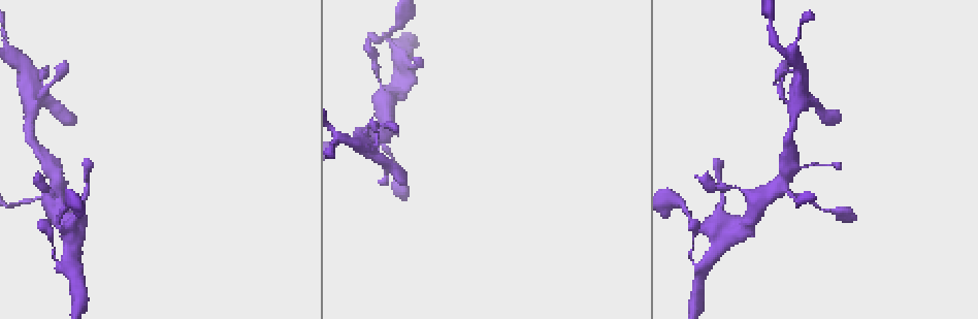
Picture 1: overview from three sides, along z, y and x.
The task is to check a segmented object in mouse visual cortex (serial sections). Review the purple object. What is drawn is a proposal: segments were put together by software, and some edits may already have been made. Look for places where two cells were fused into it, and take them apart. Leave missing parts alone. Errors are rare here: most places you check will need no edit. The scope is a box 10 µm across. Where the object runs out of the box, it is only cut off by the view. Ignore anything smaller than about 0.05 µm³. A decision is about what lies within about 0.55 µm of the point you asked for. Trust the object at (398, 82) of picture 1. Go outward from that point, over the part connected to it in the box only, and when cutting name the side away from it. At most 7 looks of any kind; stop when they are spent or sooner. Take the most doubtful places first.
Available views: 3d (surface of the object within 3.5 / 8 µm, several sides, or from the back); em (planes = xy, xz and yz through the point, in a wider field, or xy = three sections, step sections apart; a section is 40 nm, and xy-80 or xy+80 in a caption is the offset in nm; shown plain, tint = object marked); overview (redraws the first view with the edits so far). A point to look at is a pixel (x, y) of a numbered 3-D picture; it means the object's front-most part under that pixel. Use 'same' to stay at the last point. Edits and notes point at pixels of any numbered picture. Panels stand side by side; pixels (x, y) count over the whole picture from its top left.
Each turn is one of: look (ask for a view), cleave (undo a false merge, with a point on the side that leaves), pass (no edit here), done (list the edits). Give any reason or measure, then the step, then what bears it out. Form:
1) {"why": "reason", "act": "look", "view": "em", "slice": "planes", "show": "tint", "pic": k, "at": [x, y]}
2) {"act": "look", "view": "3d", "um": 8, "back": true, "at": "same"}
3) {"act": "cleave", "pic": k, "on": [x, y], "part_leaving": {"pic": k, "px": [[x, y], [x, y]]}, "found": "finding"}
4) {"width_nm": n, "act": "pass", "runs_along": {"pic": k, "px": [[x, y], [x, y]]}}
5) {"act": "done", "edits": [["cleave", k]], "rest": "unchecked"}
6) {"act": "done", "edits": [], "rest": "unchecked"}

{"why": "branch point", "act": "look", "view": "3d", "um": 8, "pic": 1, "at": [779, 183]}

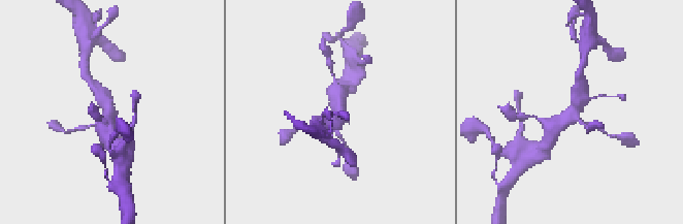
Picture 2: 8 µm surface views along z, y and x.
{"arms": 4, "arm_widths_nm": [150, 150, 450, 500], "why": "shape alone is not enough", "act": "look", "view": "em", "slice": "xy", "step": 2, "show": "tint", "at": "same"}

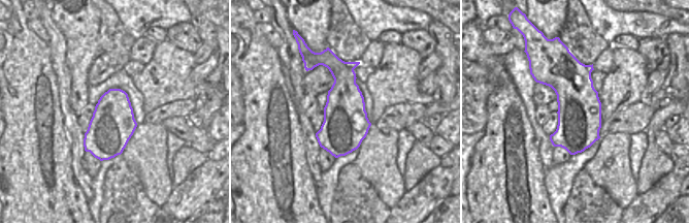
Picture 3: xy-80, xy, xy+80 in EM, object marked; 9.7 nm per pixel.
{"width_nm": 440, "act": "pass", "runs_along": {"pic": 2, "px": [[551, 136], [578, 104], [582, 89]]}, "found": "all the same cell"}

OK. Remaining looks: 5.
{"why": "sharp bend", "act": "look", "view": "3d", "um": 3.5, "pic": 1, "at": [33, 98]}

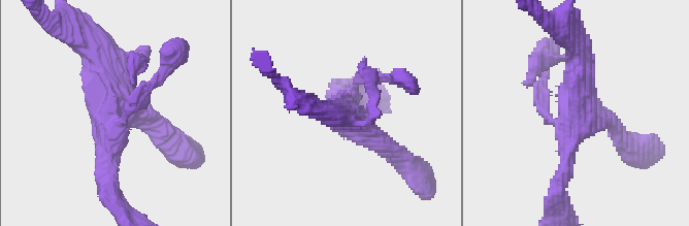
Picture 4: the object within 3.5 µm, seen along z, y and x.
{"arms": 4, "arm_widths_nm": [200, 250, 250, 350], "act": "look", "view": "em", "slice": "xy", "step": 5, "show": "tint", "pic": 4, "at": [113, 116]}

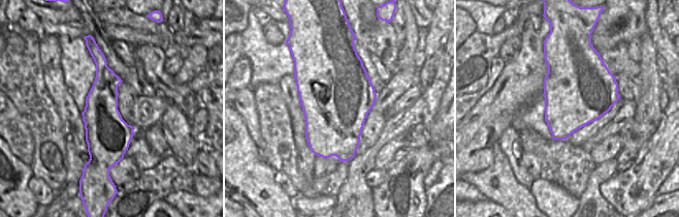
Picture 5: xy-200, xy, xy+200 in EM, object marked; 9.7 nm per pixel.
{"act": "look", "view": "em", "slice": "xy", "step": 1, "show": "tint", "at": "same"}

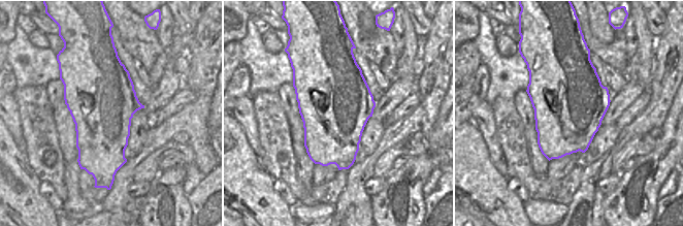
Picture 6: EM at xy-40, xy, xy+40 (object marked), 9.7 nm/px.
{"act": "pass", "runs_along": {"pic": 4, "px": [[559, 181], [580, 121], [575, 47]]}, "found": "one cell here"}

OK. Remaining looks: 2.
{"why": "sudden change in width", "act": "look", "view": "3d", "um": 3.5, "pic": 1, "at": [67, 265]}

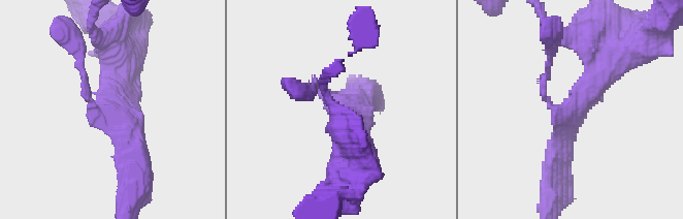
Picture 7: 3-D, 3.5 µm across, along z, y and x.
{"act": "look", "view": "em", "slice": "xy", "step": 2, "show": "tint", "pic": 7, "at": [573, 112]}

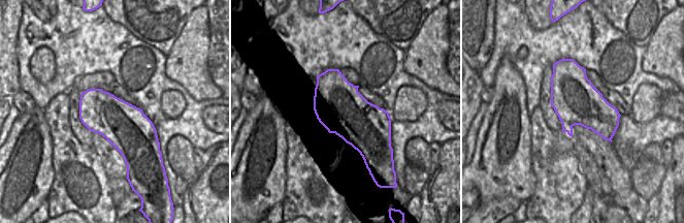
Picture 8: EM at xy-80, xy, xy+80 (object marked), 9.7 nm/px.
{"act": "pass", "found": "one cell here"}

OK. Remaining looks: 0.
{"act": "done", "edits": [], "rest": "unchecked"}

